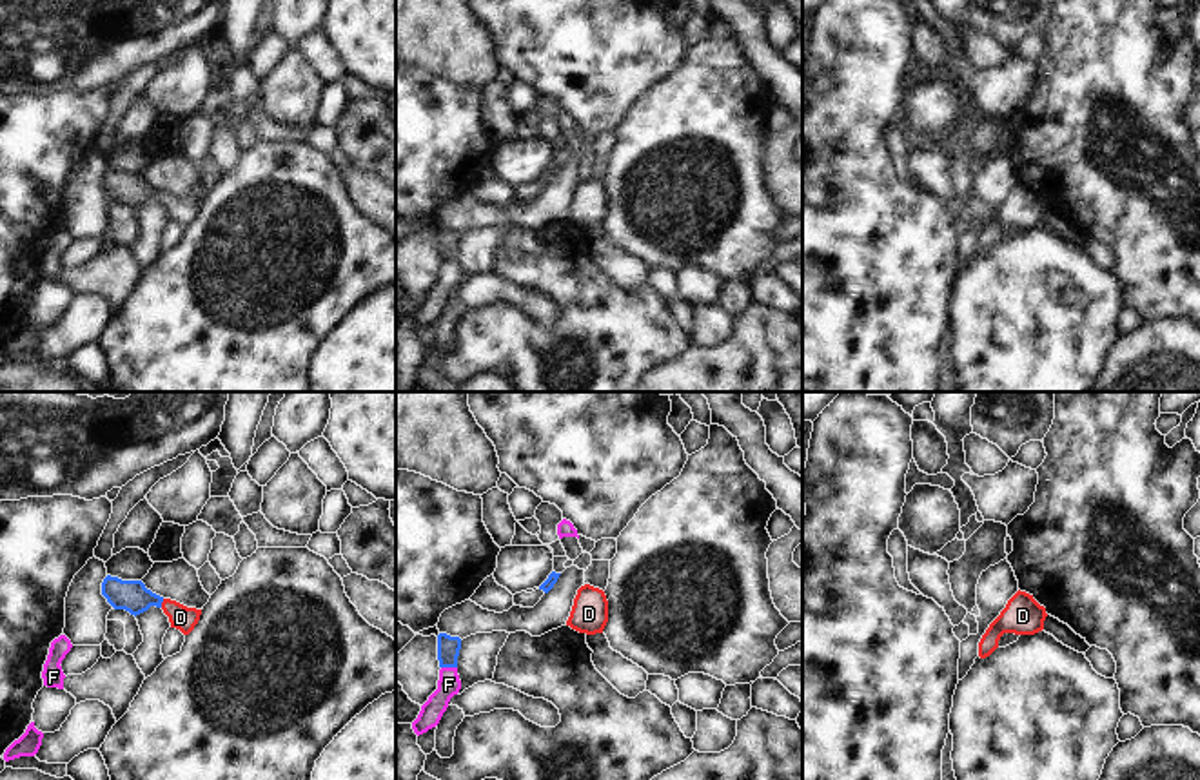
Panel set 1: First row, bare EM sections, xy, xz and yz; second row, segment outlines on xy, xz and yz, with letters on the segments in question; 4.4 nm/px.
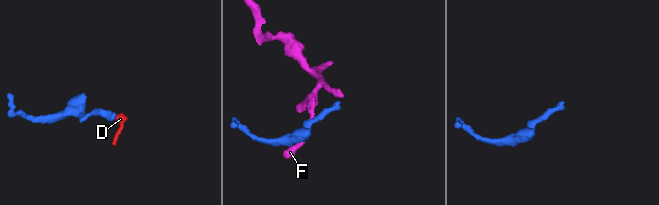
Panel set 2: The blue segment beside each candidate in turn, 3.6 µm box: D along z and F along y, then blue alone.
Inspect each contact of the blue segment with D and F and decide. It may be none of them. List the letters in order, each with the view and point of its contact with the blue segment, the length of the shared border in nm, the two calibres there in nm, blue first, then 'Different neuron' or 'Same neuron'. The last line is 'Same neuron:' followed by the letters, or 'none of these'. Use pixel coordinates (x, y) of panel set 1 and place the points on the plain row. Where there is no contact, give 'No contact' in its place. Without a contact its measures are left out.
D: Touches blue at xy (162, 194). Shared border 40 nm. Thickness 140 nm (blue) against 110 nm. Same neuron
F: Touches blue at xz (449, 260). Shared border 70 nm. Thickness 100 nm (blue) against 110 nm. Different neuron
Same neuron: D.

